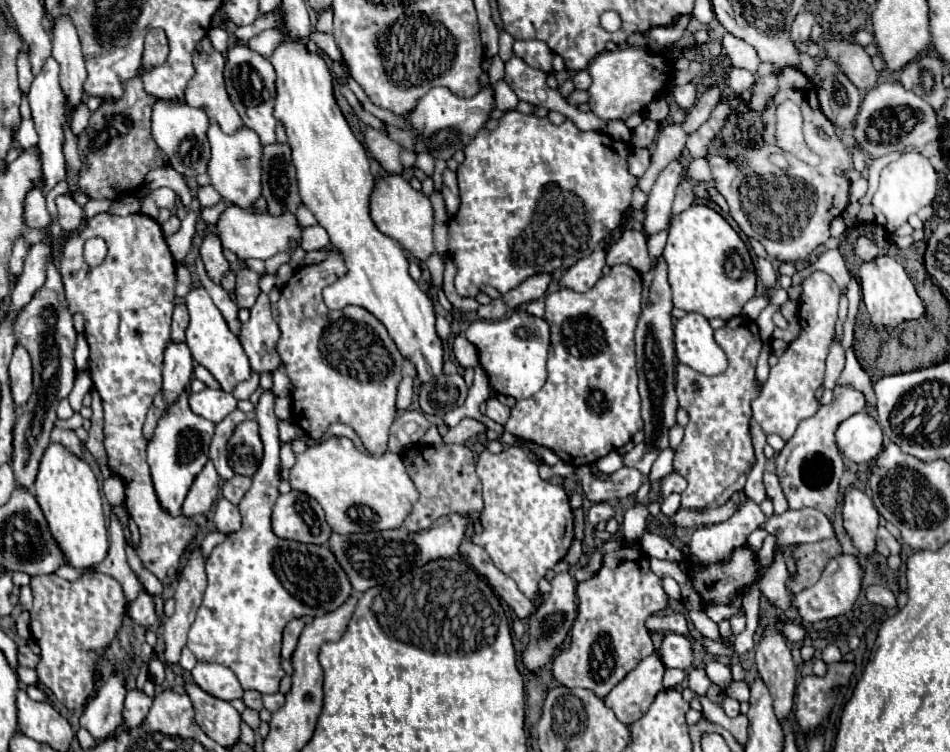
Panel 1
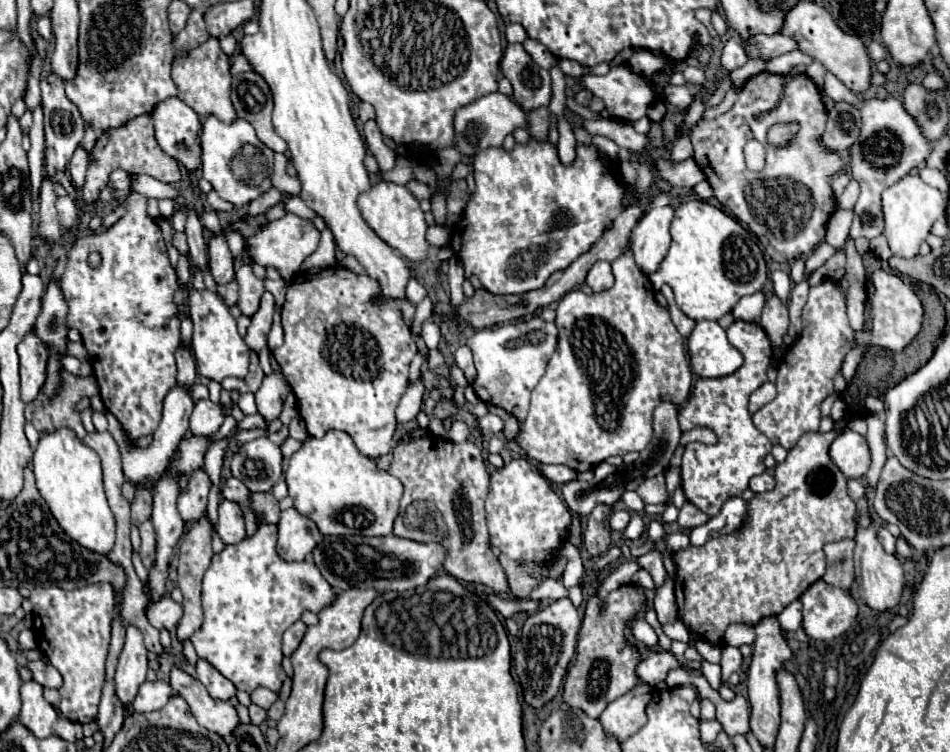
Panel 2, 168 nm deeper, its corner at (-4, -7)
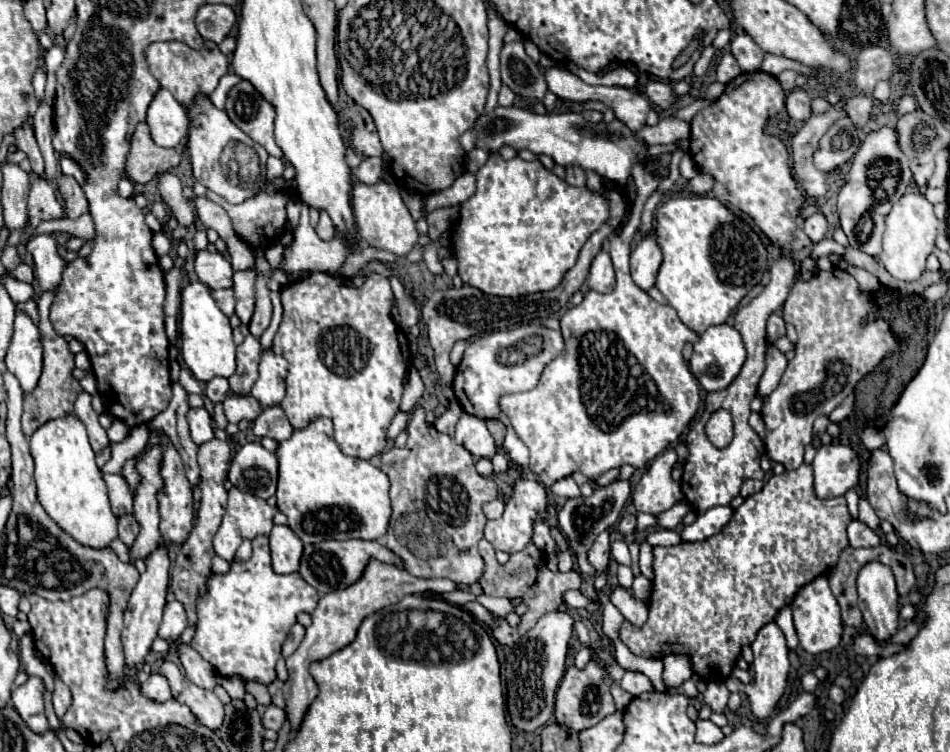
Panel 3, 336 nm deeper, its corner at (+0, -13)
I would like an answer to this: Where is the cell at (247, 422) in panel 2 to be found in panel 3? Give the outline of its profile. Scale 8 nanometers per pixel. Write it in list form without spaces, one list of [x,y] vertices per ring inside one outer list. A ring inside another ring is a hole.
[[[274,406],[274,408],[262,410],[262,414],[254,420],[250,432],[256,438],[274,438],[274,440],[282,442],[282,440],[288,440],[292,436],[294,428],[288,422],[288,418],[282,412],[282,408]]]

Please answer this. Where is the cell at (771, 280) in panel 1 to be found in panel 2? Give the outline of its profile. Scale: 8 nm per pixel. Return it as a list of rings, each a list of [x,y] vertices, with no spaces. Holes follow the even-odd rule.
[[[772,294],[766,300],[760,326],[766,330],[772,346],[782,344],[782,338],[784,338],[784,334],[788,330],[788,308],[776,298],[776,294]]]

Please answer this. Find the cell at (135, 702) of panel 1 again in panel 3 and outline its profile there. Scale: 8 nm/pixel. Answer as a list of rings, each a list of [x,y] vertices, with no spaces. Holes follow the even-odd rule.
[[[152,674],[146,682],[140,684],[140,690],[146,698],[154,700],[154,702],[166,702],[172,698],[170,694],[170,686],[168,686],[168,680],[160,674]]]

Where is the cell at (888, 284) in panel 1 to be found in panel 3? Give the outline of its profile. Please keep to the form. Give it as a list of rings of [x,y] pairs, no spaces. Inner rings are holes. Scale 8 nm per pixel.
[[[840,270],[818,272],[812,280],[798,280],[784,304],[784,320],[794,324],[798,332],[796,356],[778,388],[768,396],[762,408],[766,426],[766,452],[774,462],[794,470],[804,462],[804,448],[812,442],[812,424],[818,414],[830,414],[858,384],[862,376],[878,366],[878,362],[900,350],[900,338],[894,336],[882,319],[862,324],[870,310],[870,302],[860,294],[856,280]]]

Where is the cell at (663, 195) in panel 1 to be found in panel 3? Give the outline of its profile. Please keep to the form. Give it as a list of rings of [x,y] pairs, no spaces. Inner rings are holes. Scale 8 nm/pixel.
[[[652,232],[636,244],[636,248],[630,254],[630,270],[632,280],[642,288],[650,290],[656,282],[658,268],[662,264],[662,250],[658,246],[658,236]]]

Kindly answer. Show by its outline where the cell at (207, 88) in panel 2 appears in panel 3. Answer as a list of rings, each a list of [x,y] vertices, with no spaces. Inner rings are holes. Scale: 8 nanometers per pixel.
[[[210,40],[204,42],[200,50],[192,50],[182,42],[154,42],[146,50],[146,58],[152,74],[158,78],[162,88],[170,90],[172,96],[184,106],[190,108],[198,94],[210,94],[218,86],[220,76],[228,72],[228,58],[218,50],[218,46]],[[186,52],[186,56],[184,56]]]

